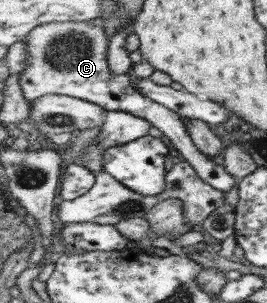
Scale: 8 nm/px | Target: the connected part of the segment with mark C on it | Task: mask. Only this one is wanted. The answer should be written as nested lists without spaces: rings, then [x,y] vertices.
[[[84,20],[83,22],[67,21],[67,22],[51,22],[49,24],[43,24],[38,26],[29,35],[26,36],[26,43],[29,47],[29,57],[27,57],[28,67],[22,74],[21,86],[25,98],[31,104],[35,99],[41,98],[41,96],[47,96],[50,94],[62,94],[65,96],[74,96],[94,102],[95,104],[102,105],[107,111],[125,111],[140,116],[152,122],[158,130],[170,140],[176,150],[192,165],[198,172],[198,175],[203,180],[207,181],[207,184],[214,186],[215,188],[222,190],[224,193],[229,192],[231,188],[239,186],[237,180],[232,174],[227,172],[224,165],[215,164],[213,159],[210,159],[195,143],[183,122],[181,115],[173,112],[170,108],[159,104],[159,101],[153,100],[148,96],[145,96],[136,86],[134,86],[134,80],[138,78],[133,75],[127,74],[112,74],[109,68],[109,40],[107,38],[107,32],[105,24],[100,25],[93,24],[91,20]]]

